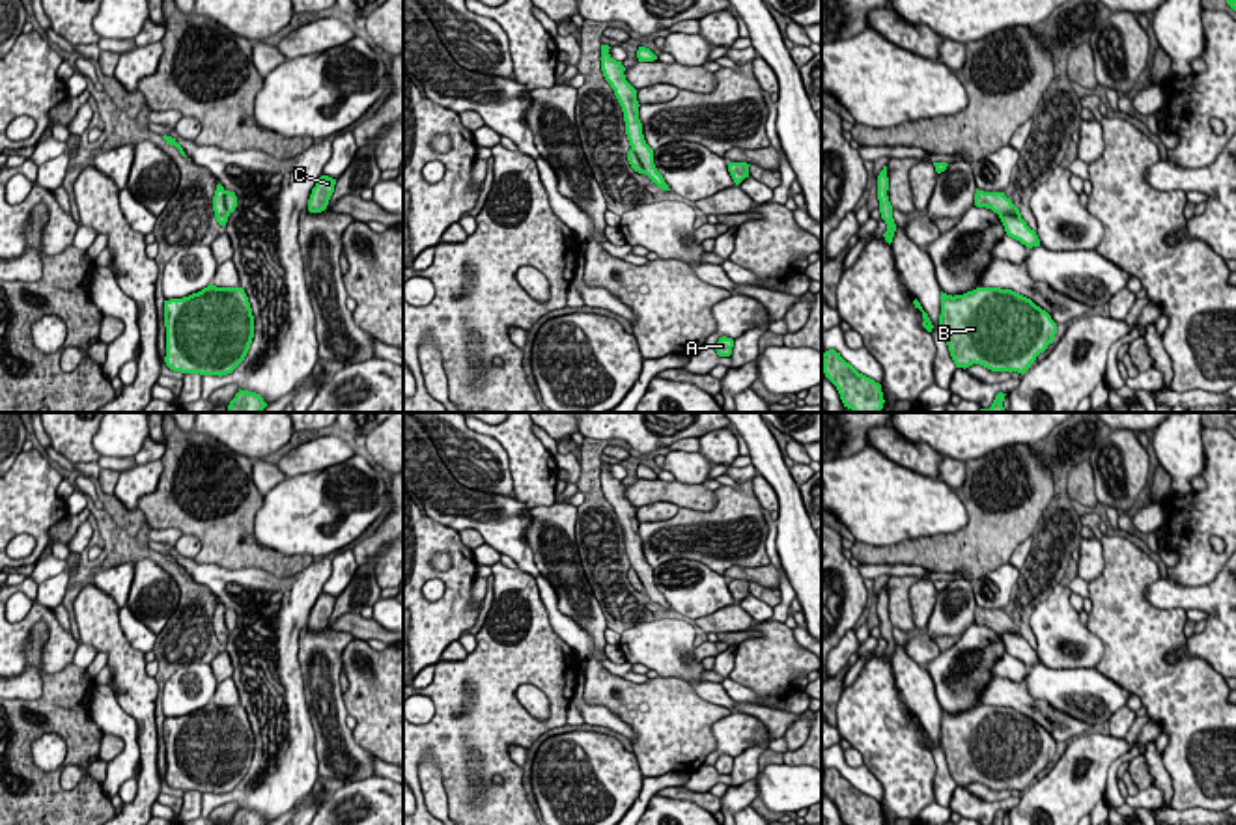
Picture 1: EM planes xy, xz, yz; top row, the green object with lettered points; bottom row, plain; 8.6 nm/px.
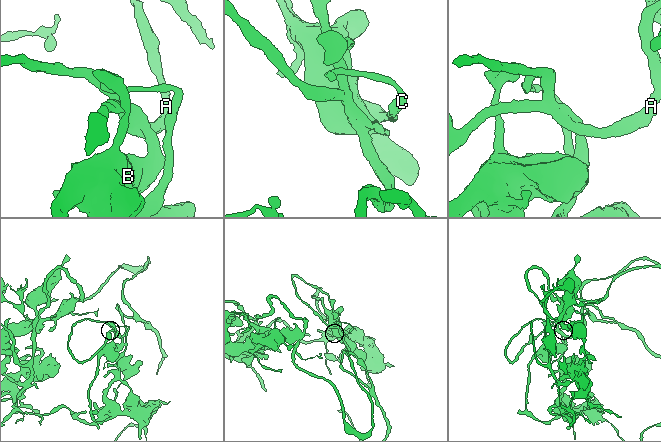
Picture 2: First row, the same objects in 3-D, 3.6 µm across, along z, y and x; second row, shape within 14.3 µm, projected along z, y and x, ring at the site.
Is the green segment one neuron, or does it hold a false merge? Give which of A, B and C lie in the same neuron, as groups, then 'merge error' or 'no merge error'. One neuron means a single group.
A B C | no merge error

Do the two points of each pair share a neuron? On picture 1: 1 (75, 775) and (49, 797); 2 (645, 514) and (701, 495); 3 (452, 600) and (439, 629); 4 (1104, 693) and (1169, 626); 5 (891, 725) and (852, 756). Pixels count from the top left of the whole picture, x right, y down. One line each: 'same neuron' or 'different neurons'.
1: different neurons
2: different neurons
3: same neuron
4: different neurons
5: different neurons

